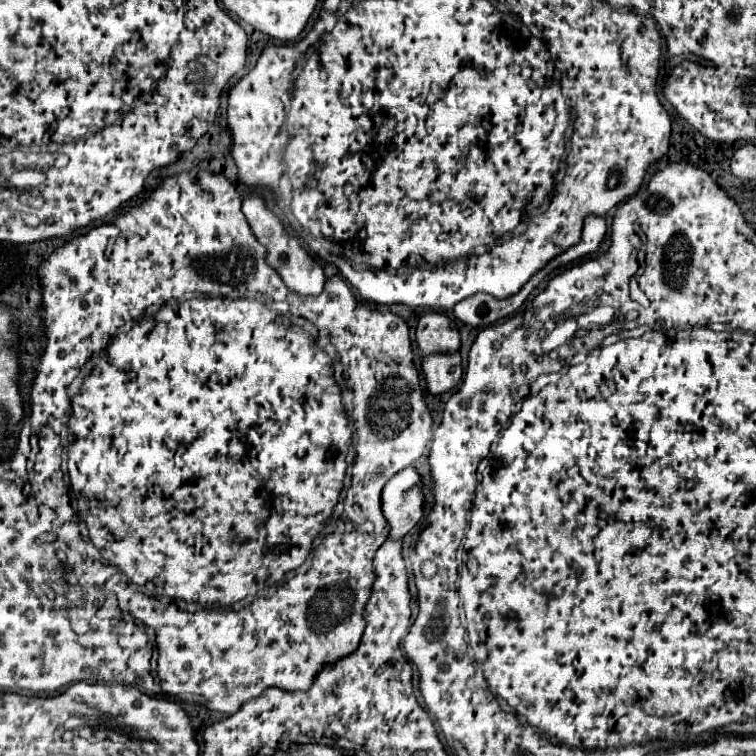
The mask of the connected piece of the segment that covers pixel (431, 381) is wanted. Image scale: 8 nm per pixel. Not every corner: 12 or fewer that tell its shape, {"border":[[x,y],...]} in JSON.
{"border":[[461,355],[423,361],[431,395],[443,395],[461,381]]}

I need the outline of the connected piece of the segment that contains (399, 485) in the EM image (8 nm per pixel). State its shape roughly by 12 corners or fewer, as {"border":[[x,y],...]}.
{"border":[[403,469],[383,489],[389,541],[403,539],[423,515],[421,477]]}

